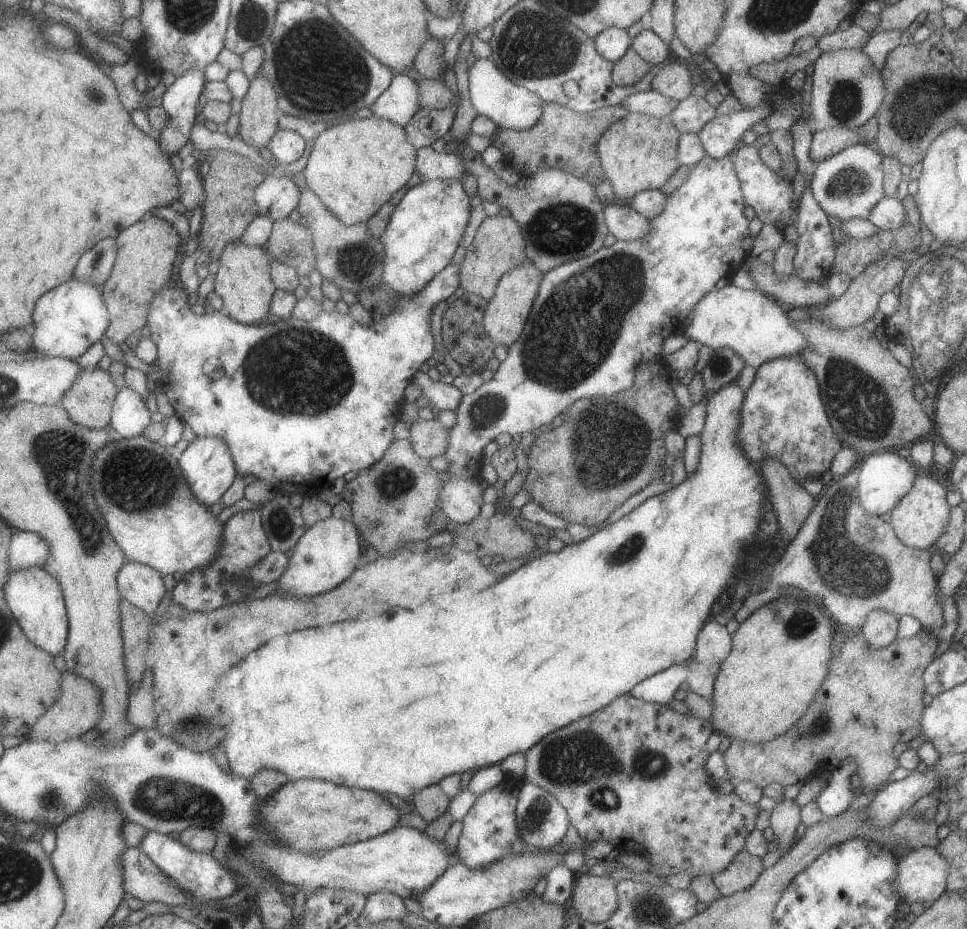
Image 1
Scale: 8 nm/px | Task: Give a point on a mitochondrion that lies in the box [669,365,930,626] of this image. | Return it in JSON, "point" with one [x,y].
{"point":[859,574]}

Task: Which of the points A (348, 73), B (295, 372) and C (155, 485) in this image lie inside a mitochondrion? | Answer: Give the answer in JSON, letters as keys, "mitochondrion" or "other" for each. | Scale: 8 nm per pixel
{"A":"mitochondrion","B":"mitochondrion","C":"mitochondrion"}

